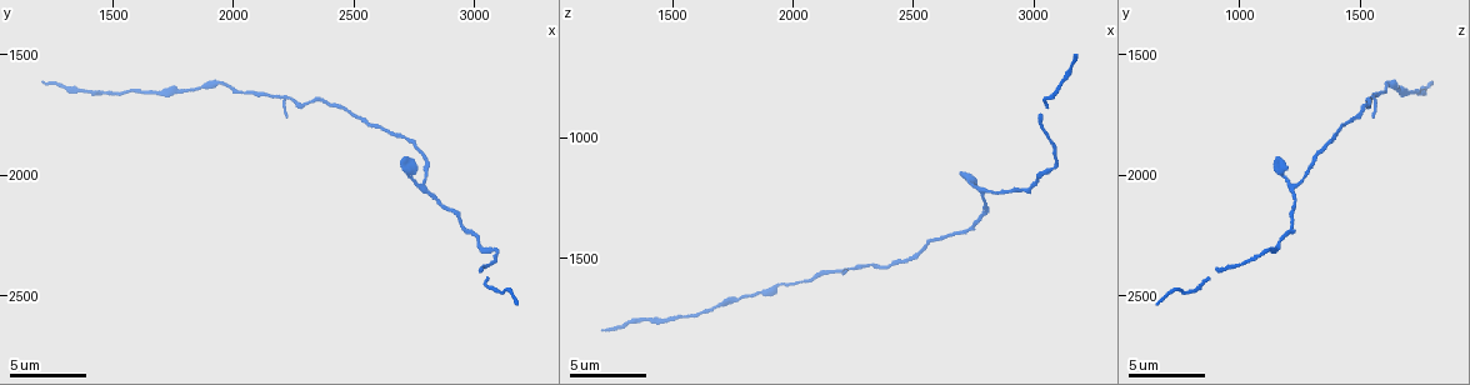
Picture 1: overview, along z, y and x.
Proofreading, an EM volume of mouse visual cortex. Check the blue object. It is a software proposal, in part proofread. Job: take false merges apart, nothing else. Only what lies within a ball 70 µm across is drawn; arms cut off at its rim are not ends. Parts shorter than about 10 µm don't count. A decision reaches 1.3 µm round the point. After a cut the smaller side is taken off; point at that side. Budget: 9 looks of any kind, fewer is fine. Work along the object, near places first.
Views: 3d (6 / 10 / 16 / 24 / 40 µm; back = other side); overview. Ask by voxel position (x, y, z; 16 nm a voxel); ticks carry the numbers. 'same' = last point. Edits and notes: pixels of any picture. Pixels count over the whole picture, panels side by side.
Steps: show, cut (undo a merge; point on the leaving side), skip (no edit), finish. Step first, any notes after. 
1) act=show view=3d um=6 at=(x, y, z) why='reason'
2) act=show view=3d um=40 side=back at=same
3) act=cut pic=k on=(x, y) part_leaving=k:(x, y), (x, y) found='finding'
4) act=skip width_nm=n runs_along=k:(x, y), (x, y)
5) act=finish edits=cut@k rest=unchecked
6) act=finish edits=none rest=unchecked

act=show view=3d um=6 at=(2570, 1790, 1430)

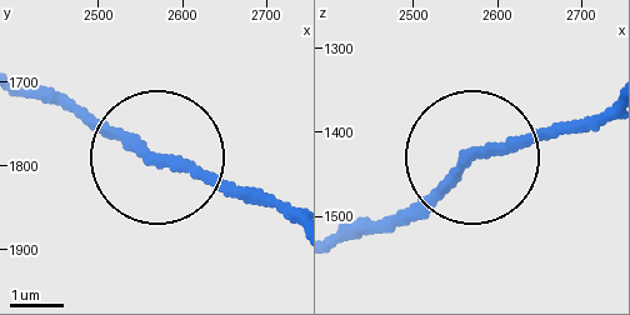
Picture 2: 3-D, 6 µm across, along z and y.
act=show view=3d um=6 side=back at=(2560, 1790, 1435)

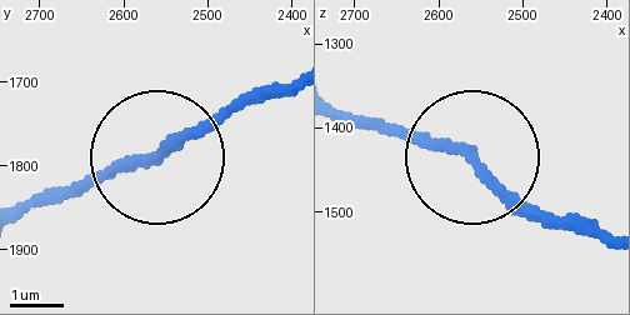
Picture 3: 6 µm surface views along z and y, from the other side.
act=skip side_arm_um=25 runs_along=3:(468, 159), (338, 118) found='continuous, no second neuron'

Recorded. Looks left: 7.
act=show view=3d um=6 at=(2800, 2010, 1260) why='a narrow waist'

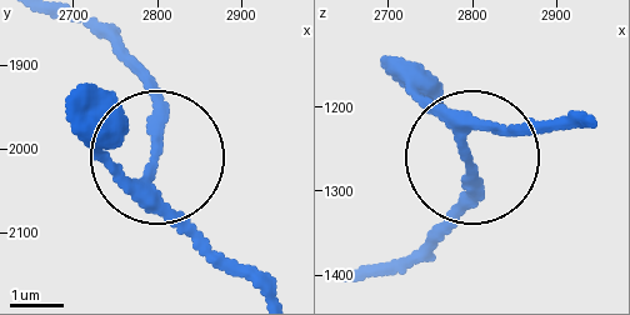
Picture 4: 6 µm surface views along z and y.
act=skip runs_along=4:(90, 28), (148, 95), (166, 203), (220, 265) found='all the same neuron'

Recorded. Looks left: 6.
act=show view=3d um=6 at=(2990, 2230, 1210)

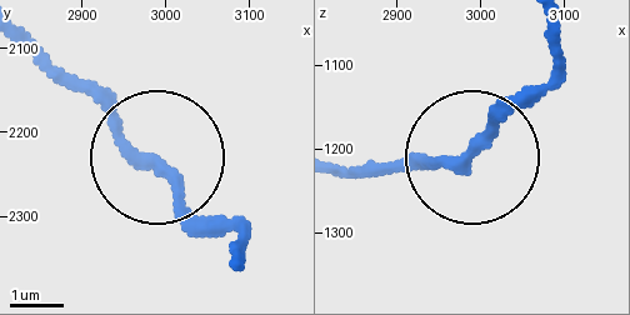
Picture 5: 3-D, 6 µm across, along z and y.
act=show view=3d um=6 side=back at=(2980, 2235, 1210)

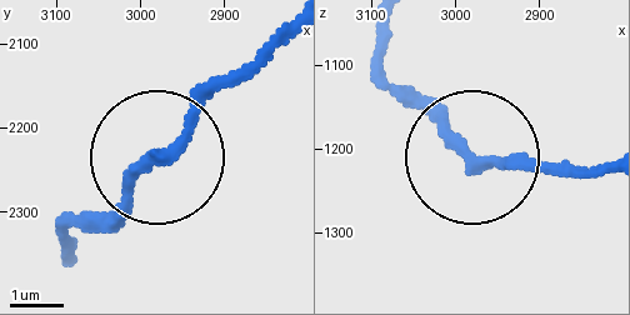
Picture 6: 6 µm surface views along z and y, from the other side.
act=skip runs_along=6:(605, 164), (475, 159), (386, 74) found='all the same neuron'

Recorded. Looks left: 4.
act=show view=3d um=16 at=(1840, 1650, 1650) why='narrows sharply'

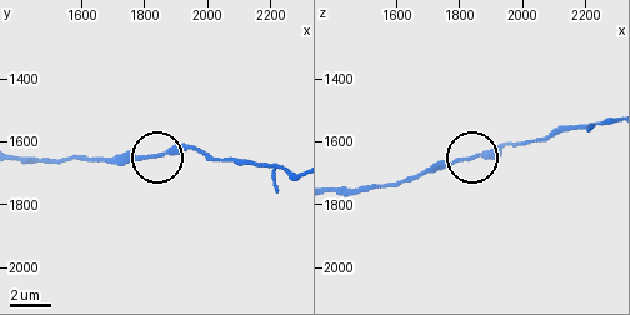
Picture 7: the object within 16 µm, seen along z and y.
act=skip width_nm=210 found='one neuron here'

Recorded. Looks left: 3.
act=finish edits=none rest=unchecked

